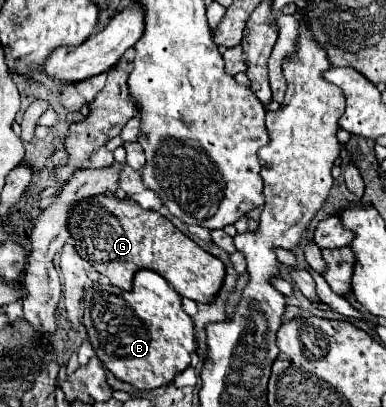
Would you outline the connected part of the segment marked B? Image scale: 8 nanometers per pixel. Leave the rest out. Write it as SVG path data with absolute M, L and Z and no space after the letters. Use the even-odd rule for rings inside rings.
M141 269L135 273L133 291L121 291L113 285L97 285L87 291L83 325L87 327L89 341L95 349L95 355L101 359L103 367L111 371L119 381L133 385L135 389L149 391L173 383L175 375L185 371L191 365L191 355L195 353L195 327L193 319L183 311L181 297L177 291L157 273Z

